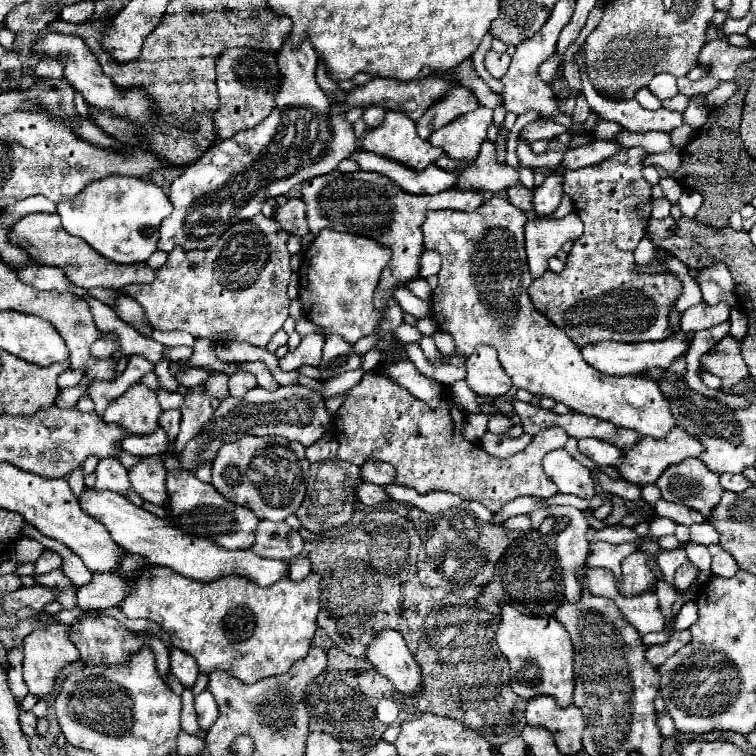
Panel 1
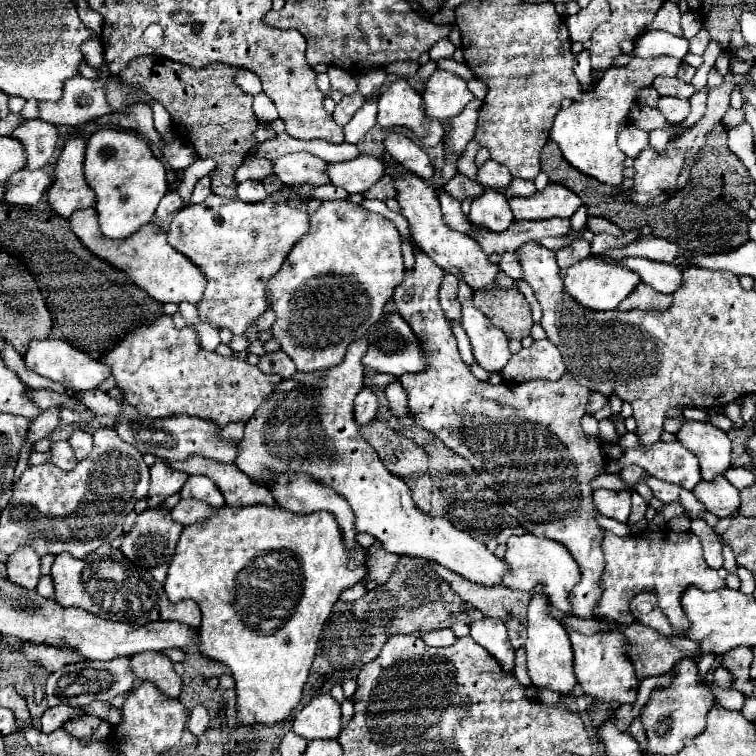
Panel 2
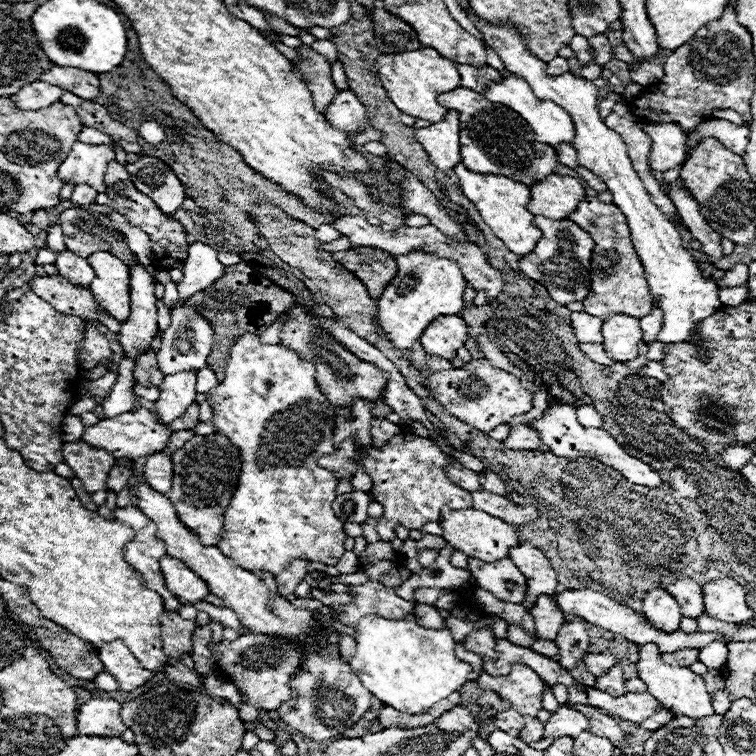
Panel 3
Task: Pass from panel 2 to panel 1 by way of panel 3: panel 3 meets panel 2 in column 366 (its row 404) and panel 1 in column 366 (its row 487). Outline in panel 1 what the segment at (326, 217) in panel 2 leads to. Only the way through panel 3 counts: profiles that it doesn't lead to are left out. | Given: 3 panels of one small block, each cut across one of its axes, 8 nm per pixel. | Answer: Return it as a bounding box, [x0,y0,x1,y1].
[298,228,390,344]

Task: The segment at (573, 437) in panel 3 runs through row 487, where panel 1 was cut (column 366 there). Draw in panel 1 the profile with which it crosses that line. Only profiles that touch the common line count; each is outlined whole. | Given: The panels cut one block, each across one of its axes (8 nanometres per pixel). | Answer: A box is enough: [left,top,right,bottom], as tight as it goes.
[366,628,420,694]

